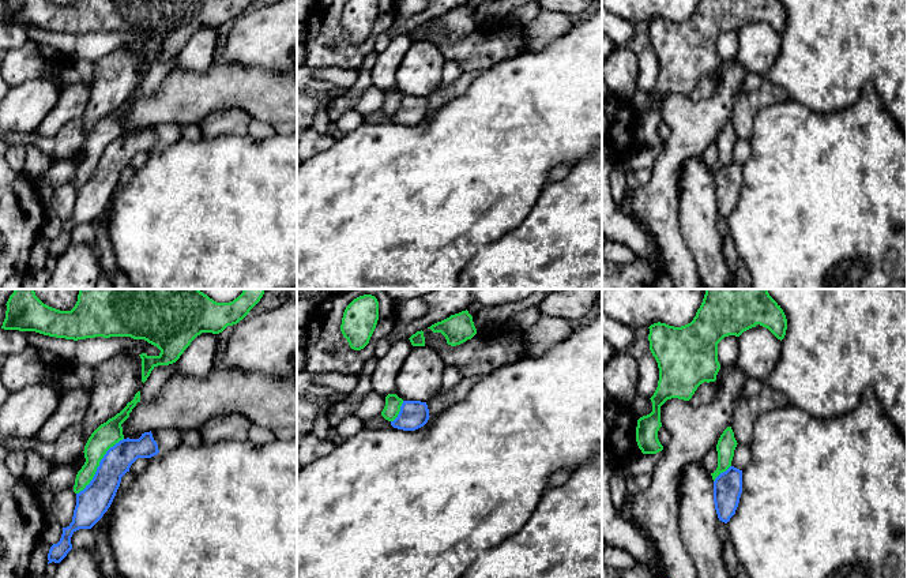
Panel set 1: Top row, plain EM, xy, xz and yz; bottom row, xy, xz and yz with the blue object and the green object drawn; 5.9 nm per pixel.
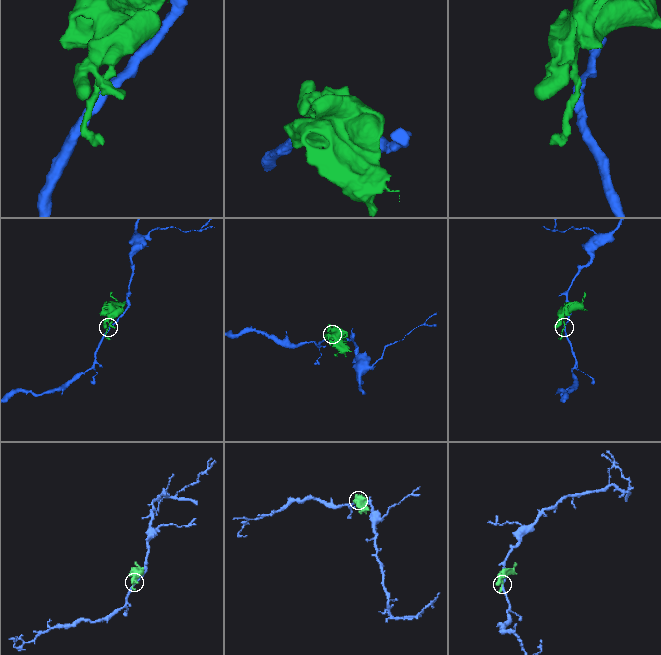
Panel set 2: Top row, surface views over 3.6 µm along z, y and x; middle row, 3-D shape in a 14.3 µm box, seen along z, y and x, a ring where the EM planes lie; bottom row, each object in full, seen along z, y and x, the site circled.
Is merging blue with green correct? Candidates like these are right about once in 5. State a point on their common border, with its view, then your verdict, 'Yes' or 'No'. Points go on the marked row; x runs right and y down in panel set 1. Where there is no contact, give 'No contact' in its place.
Touches blue at xy (100, 465). No

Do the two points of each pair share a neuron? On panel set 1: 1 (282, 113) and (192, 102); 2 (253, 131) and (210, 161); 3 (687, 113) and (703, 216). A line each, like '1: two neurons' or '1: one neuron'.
1: one neuron
2: two neurons
3: two neurons

